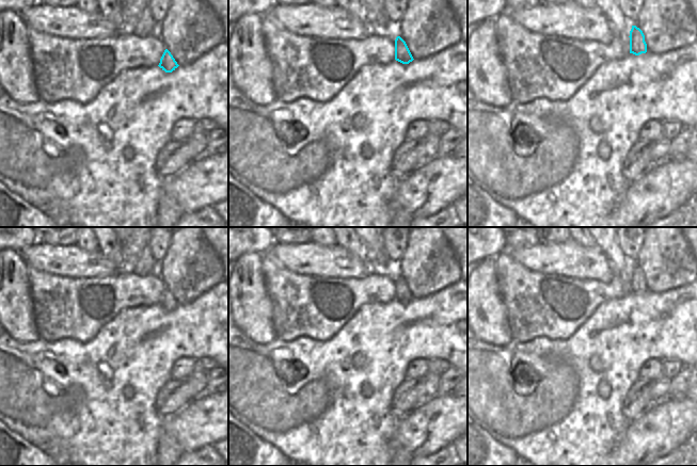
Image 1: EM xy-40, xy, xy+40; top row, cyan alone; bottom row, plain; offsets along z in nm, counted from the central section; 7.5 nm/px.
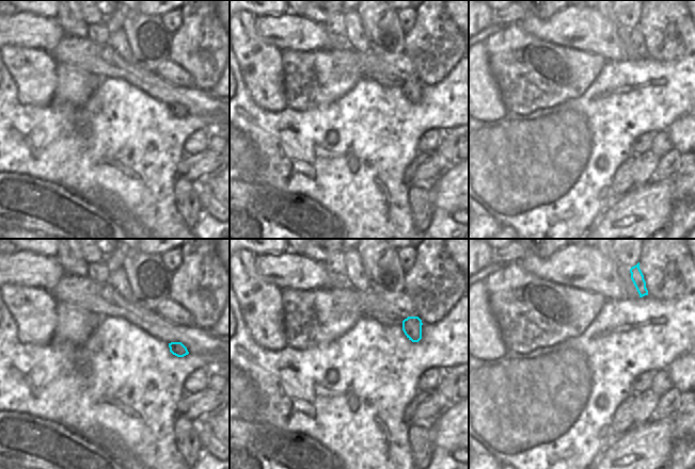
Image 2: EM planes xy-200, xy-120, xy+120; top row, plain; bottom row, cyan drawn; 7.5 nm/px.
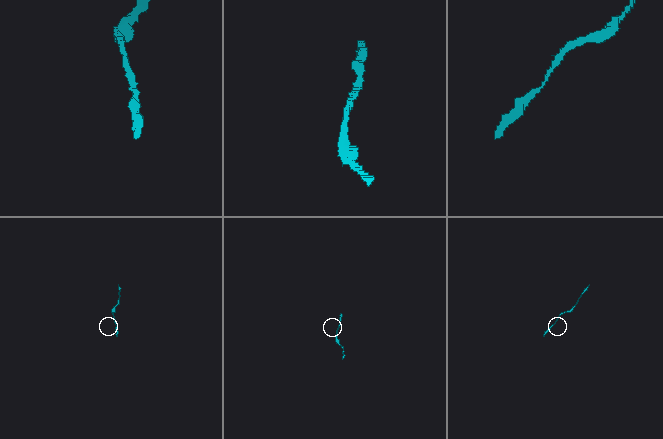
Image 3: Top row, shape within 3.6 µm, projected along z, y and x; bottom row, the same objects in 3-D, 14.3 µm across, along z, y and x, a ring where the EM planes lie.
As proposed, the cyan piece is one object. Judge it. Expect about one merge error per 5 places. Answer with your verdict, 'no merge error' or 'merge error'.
no merge error

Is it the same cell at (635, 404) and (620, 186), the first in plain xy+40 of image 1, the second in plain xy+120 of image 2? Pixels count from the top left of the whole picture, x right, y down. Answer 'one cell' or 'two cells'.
one cell

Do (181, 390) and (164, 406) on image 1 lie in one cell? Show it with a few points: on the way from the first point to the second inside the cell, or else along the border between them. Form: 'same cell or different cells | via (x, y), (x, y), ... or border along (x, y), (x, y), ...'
same cell | via (177, 394), (169, 402)

